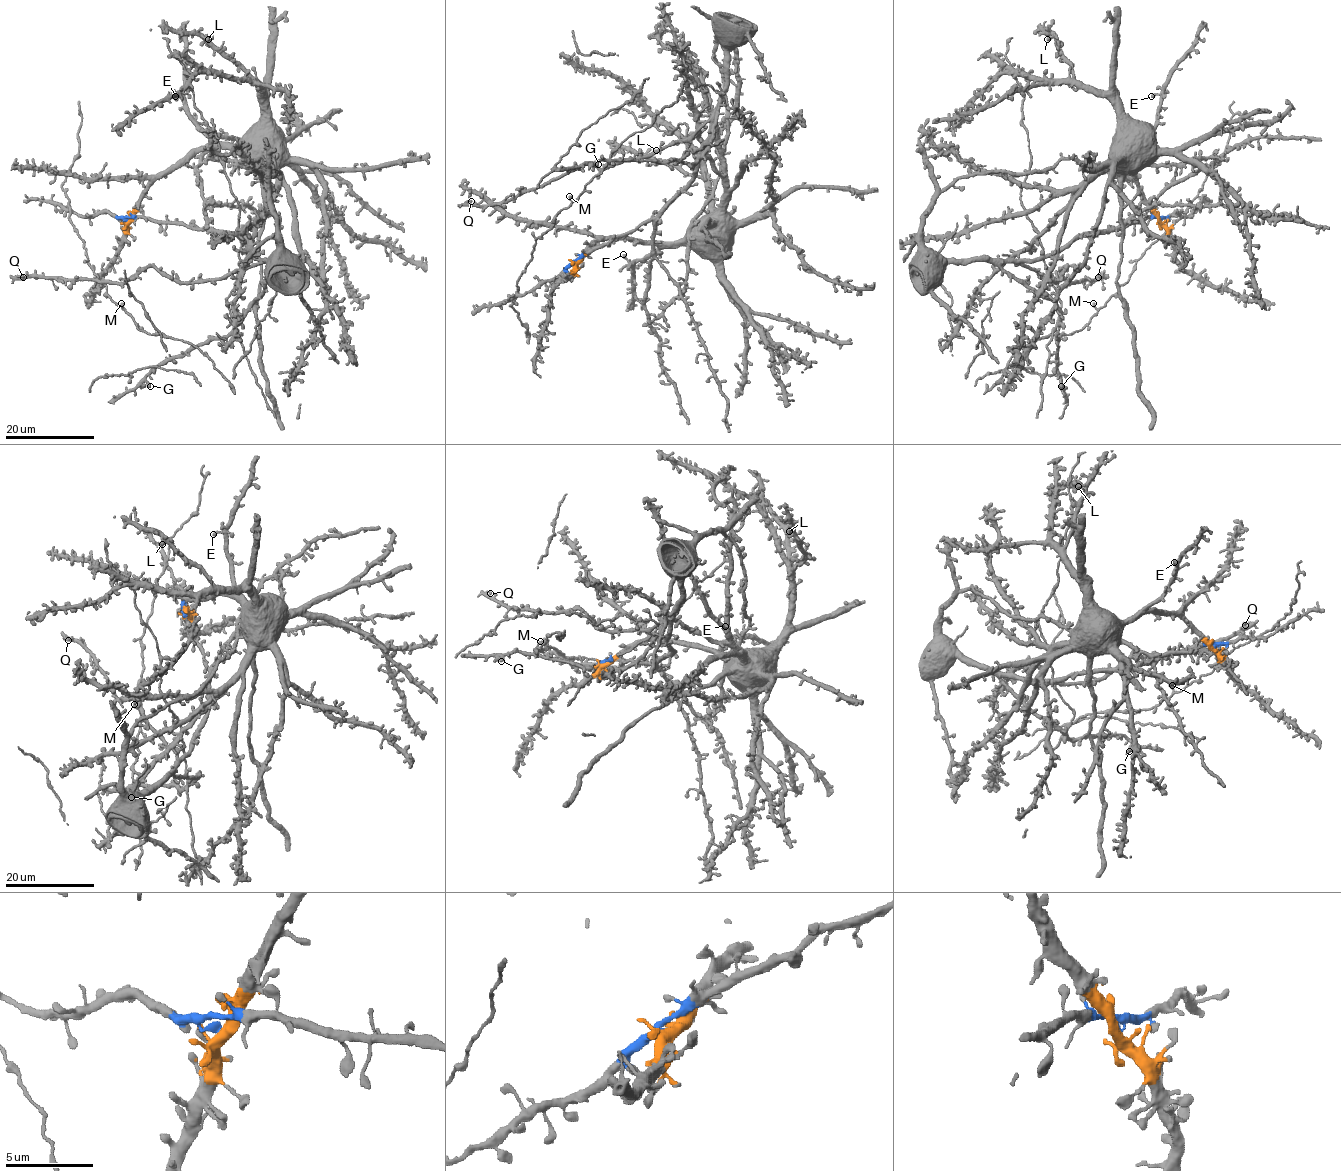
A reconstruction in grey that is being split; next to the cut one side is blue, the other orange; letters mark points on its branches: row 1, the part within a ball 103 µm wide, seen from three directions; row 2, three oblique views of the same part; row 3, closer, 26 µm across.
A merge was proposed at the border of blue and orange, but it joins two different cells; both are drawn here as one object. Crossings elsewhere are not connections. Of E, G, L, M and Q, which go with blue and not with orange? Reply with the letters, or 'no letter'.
G, M, Q

